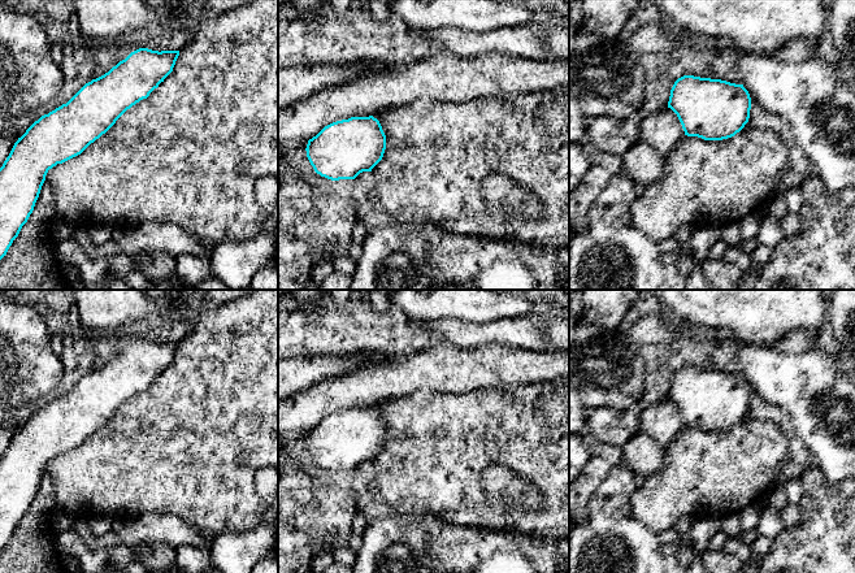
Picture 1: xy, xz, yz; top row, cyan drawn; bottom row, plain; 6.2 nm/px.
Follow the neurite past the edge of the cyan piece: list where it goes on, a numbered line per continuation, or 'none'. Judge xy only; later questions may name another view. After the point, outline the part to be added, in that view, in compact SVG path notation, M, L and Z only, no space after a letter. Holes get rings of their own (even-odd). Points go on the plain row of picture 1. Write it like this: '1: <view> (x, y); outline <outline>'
none

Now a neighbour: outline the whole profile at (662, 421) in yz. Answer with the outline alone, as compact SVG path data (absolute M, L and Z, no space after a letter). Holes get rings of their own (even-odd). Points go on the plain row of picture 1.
M670 399L646 408L638 417L638 430L651 437L664 451L683 427L682 416Z

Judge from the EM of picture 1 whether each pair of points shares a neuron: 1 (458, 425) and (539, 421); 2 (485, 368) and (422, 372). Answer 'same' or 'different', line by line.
1: same
2: same

